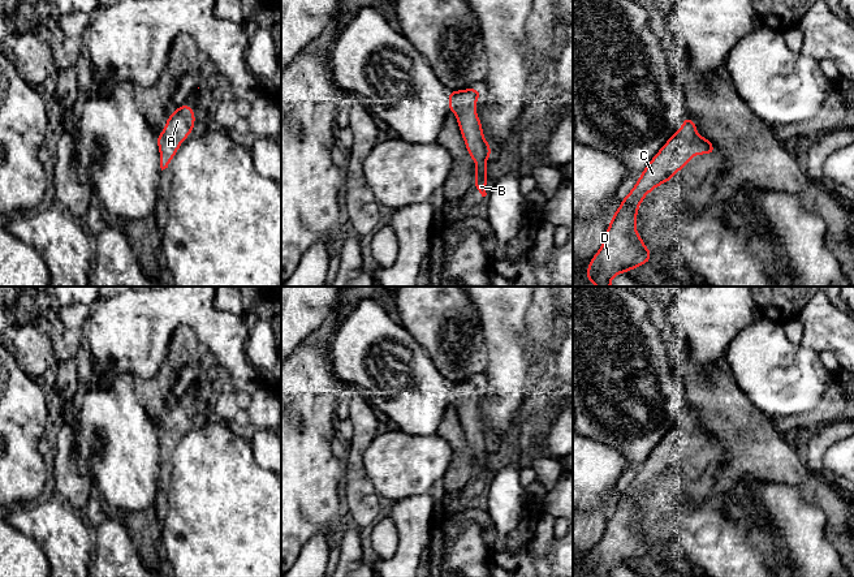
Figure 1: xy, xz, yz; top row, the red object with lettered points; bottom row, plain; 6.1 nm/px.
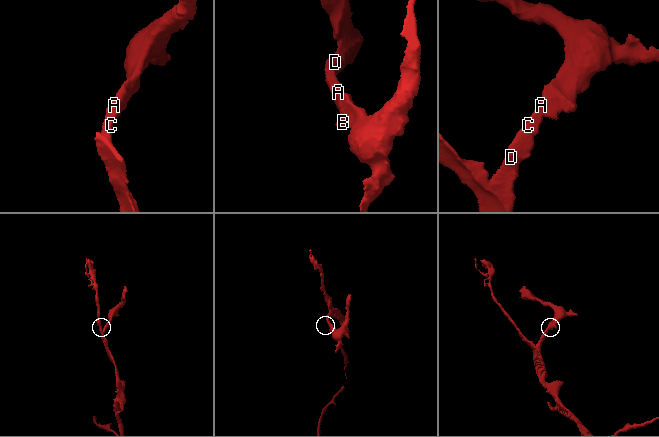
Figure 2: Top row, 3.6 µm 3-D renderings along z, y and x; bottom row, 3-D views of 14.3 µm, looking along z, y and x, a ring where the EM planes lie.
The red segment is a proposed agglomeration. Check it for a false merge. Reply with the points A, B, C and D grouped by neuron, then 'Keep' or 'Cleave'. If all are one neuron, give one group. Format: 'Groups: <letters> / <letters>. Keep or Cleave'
Groups: A B C D. Keep

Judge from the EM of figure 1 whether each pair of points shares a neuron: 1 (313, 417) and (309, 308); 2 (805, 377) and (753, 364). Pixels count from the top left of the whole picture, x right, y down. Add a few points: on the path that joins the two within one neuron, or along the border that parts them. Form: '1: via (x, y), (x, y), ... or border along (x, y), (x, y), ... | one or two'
1: border along (301, 343), (294, 349) | two
2: via (792, 378), (768, 375), (766, 373) | one

